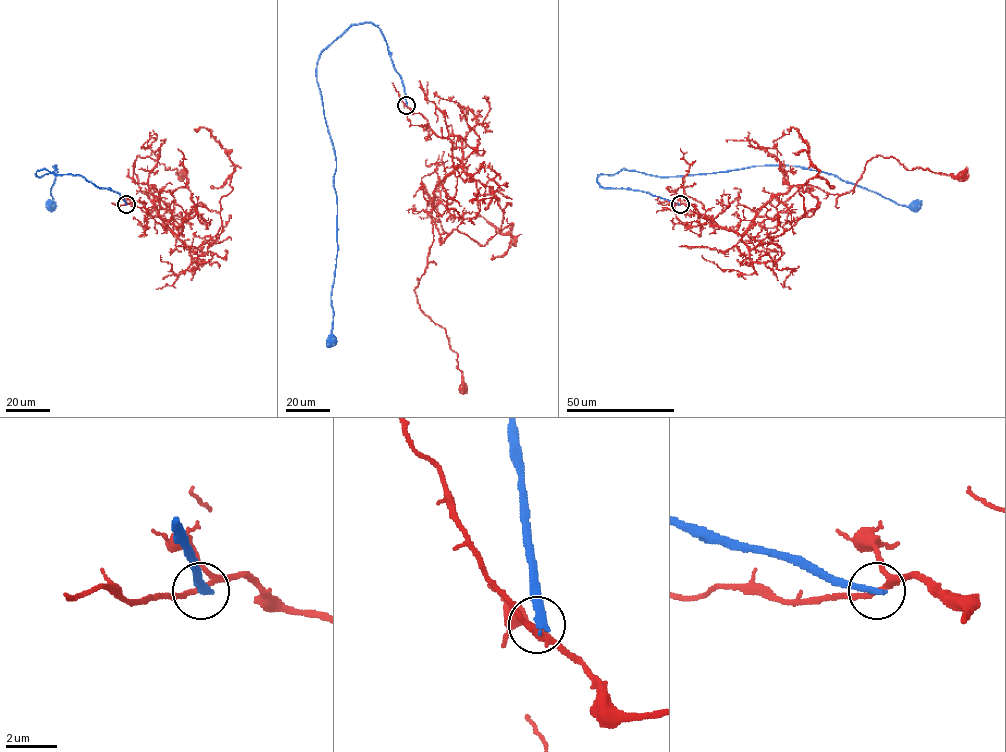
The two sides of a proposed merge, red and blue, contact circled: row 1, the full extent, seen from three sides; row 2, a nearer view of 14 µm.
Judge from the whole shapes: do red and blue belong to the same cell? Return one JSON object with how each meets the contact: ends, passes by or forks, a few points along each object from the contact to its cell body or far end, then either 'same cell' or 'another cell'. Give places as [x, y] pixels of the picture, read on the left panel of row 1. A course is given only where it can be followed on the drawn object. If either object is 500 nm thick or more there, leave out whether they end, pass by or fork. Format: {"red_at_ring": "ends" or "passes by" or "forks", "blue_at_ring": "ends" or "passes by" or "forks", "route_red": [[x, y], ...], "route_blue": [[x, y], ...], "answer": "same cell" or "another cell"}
{"red_at_ring": "forks", "blue_at_ring": "ends", "route_red": [[126, 204], [180, 226], [179, 234], [157, 212], [152, 184], [146, 194], [139, 188], [136, 158], [183, 176]], "route_blue": [[126, 204], [118, 193], [81, 176], [47, 170], [36, 175], [52, 172], [56, 165], [52, 204]], "answer": "another cell"}

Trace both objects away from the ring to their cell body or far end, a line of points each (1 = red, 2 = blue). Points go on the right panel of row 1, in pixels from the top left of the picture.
1: (680, 204), (711, 216), (711, 226), (740, 234), (794, 185), (848, 193), (878, 155), (908, 170), (963, 176)
2: (680, 204), (604, 188), (597, 176), (795, 165), (915, 204)

